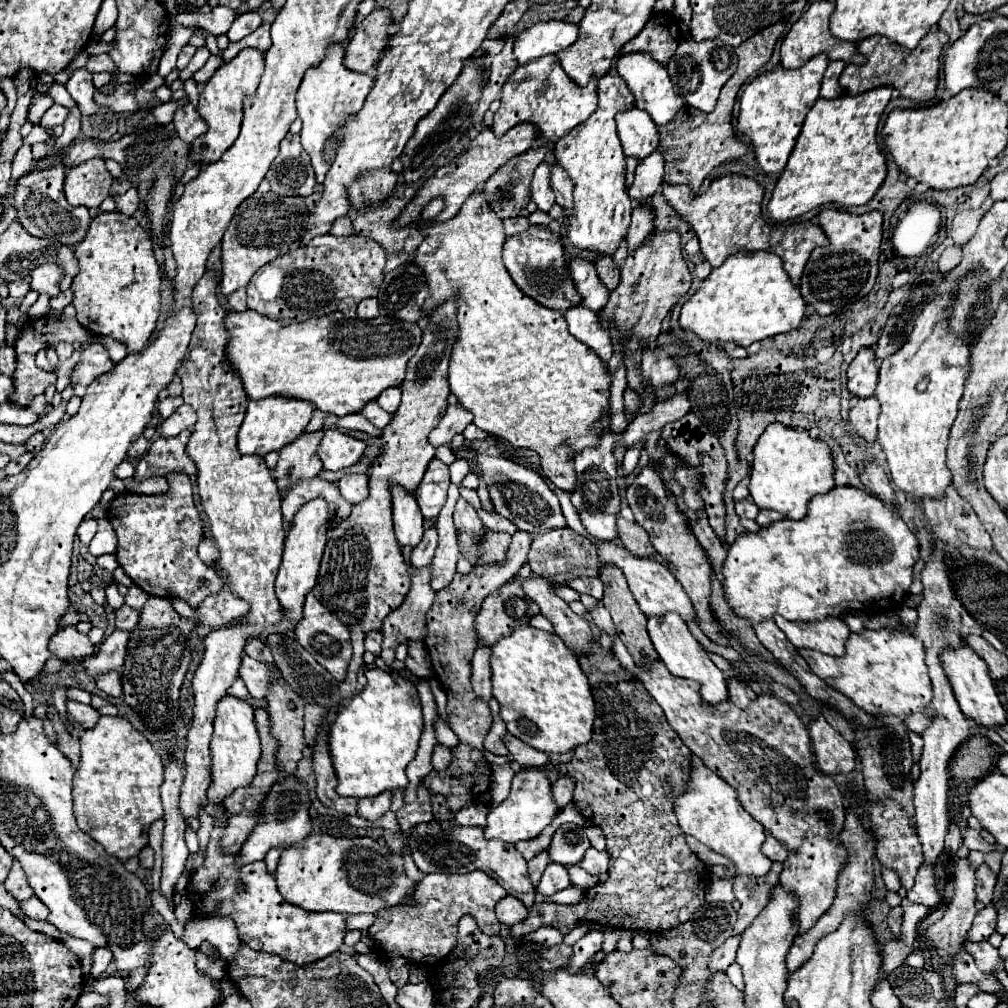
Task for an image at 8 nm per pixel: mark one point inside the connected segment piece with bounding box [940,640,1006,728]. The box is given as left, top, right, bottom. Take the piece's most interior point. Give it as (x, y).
(967, 673)

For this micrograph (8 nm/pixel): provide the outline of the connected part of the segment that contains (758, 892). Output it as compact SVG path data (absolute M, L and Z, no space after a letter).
M774 862L770 872L766 874L764 882L750 882L748 890L744 890L744 876L734 878L736 880L734 882L734 894L736 894L736 900L742 904L738 910L734 934L742 934L748 928L748 924L760 914L760 910L768 904L768 900L774 892L774 886L778 886L780 872L782 872L782 864Z

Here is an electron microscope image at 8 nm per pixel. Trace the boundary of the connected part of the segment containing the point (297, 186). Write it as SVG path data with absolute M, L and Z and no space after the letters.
M288 134L280 142L280 152L266 174L270 190L278 196L310 196L316 188L316 176L310 156L304 152L298 134Z

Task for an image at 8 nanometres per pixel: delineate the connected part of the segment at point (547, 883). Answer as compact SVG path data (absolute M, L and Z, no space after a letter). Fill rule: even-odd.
M550 862L542 874L540 884L536 886L536 892L550 898L552 894L556 894L558 890L564 890L566 886L570 886L570 878L568 878L566 868L562 868L562 864Z

